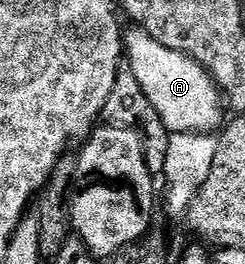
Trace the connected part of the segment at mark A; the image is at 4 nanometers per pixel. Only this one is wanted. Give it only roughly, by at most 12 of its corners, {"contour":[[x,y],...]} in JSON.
{"contour":[[147,31],[123,53],[170,133],[213,135],[227,114],[213,76]]}

